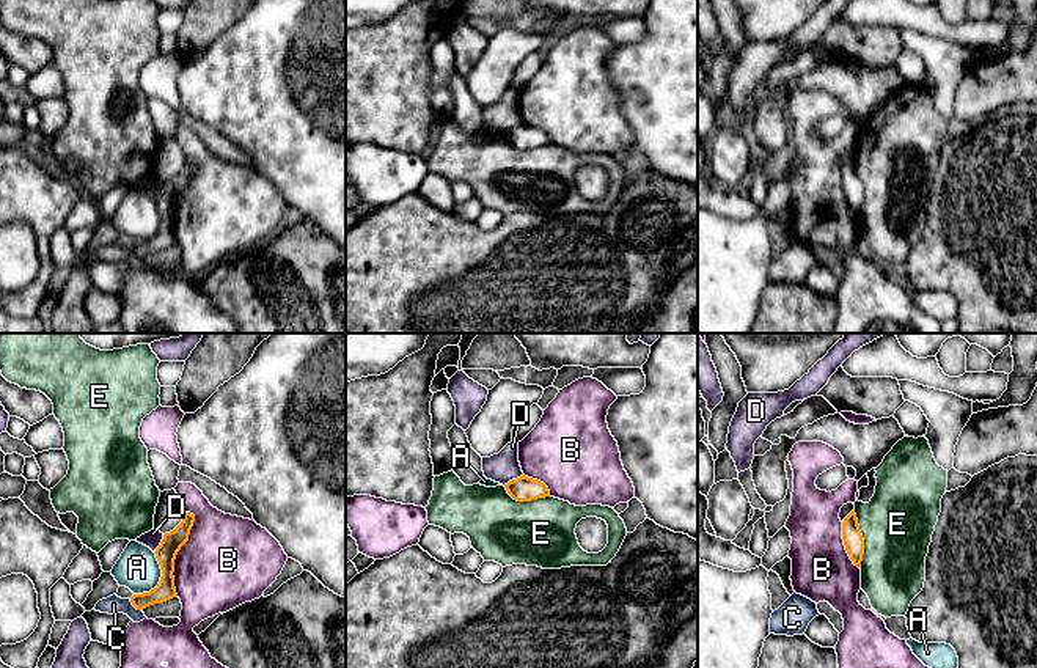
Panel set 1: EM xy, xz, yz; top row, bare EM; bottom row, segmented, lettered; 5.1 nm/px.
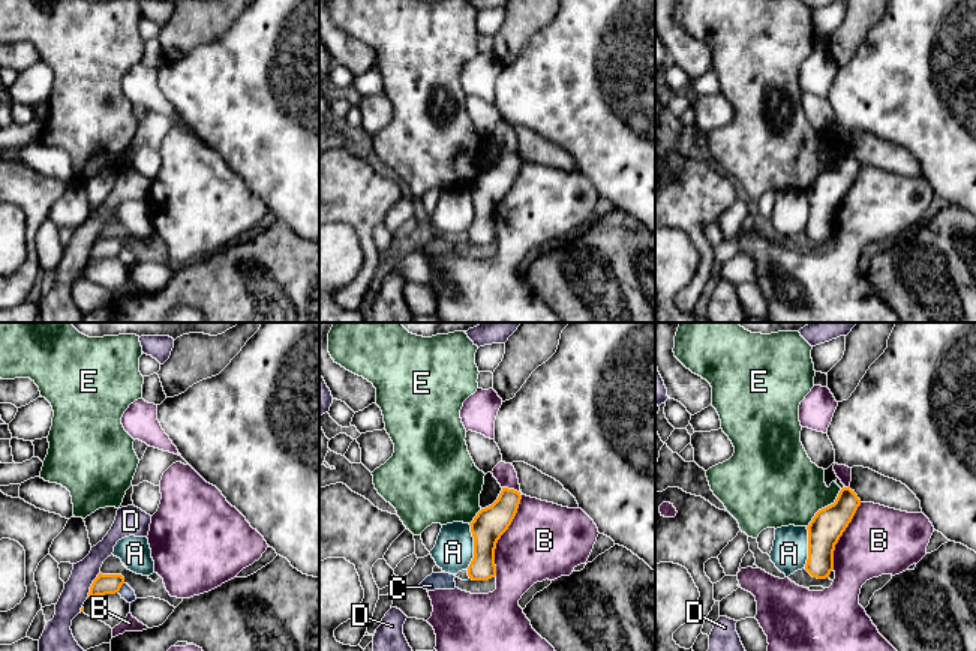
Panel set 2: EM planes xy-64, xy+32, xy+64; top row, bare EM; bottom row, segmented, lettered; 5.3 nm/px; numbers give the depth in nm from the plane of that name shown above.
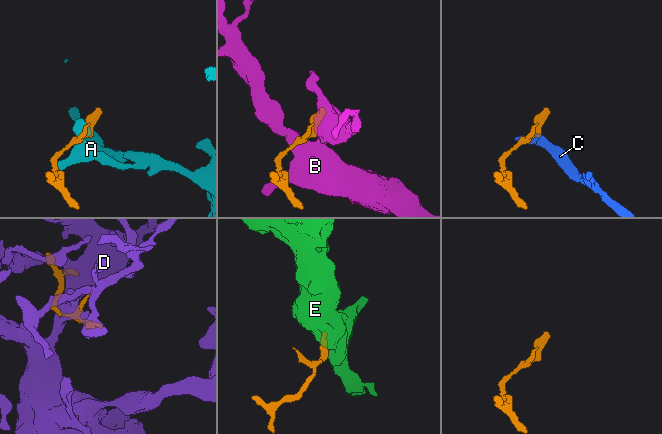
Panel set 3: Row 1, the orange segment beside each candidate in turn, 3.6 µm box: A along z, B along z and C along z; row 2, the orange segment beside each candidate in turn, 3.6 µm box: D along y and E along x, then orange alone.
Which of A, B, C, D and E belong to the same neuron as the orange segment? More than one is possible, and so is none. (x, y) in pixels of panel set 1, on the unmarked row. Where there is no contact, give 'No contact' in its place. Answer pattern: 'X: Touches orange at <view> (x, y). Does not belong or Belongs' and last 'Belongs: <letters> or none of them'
A: Touches orange at xy (161, 228). Does not belong
B: Touches orange at xy (176, 201). Does not belong
C: Touches orange at xy (134, 253). Does not belong
D: Touches orange at xz (513, 128). Does not belong
E: Touches orange at yz (863, 187). Belongs
Belongs: E

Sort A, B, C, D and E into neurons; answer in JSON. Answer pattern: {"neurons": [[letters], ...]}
{"neurons": [["A"], ["B"], ["C"], ["D"], ["E"]]}

